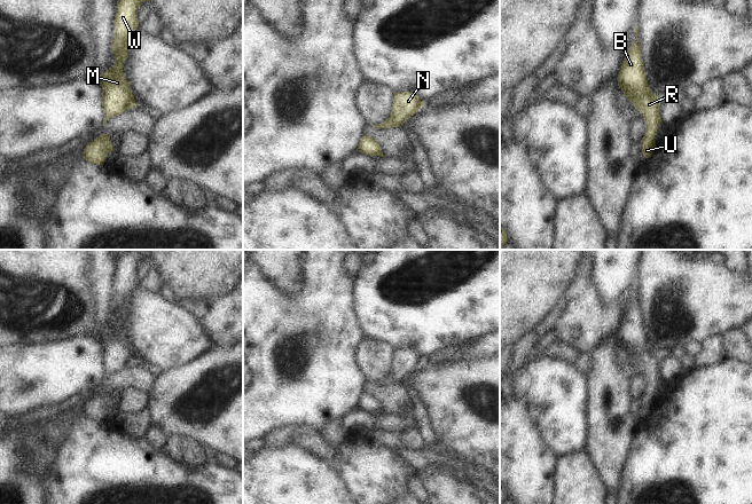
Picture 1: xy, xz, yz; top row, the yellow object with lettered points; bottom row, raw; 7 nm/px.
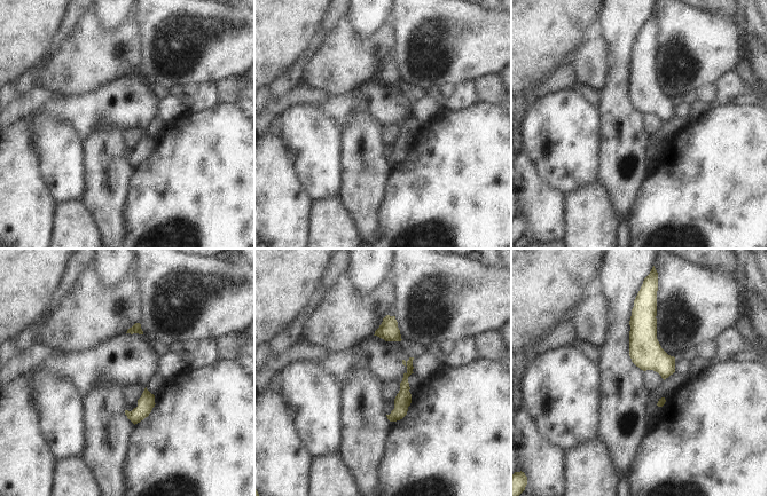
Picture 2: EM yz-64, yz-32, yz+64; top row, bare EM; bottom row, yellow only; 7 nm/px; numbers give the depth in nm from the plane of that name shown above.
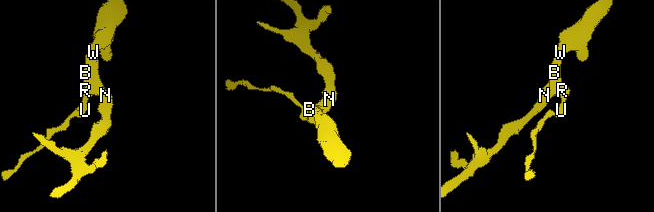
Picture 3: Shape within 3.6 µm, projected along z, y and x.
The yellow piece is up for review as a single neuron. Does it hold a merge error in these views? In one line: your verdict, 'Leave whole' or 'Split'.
Leave whole.

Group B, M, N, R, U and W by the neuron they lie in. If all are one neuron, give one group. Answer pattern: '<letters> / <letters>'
B M N R U W

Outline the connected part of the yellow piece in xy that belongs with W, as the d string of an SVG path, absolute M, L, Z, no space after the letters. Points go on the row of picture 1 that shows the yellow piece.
M118 0L117 2L111 40L111 52L116 63L104 73L96 76L103 88L103 124L108 118L136 107L130 81L123 72L123 63L127 58L131 38L138 29L138 8L144 1L150 0Z

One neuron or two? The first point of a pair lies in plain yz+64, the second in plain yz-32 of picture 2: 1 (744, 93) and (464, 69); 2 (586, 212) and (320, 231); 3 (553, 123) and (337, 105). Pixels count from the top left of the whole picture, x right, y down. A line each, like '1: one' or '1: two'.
1: two
2: one
3: two

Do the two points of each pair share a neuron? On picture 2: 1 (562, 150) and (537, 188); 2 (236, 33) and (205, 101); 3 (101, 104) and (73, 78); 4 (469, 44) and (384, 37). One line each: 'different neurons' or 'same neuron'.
1: different neurons
2: different neurons
3: different neurons
4: different neurons

